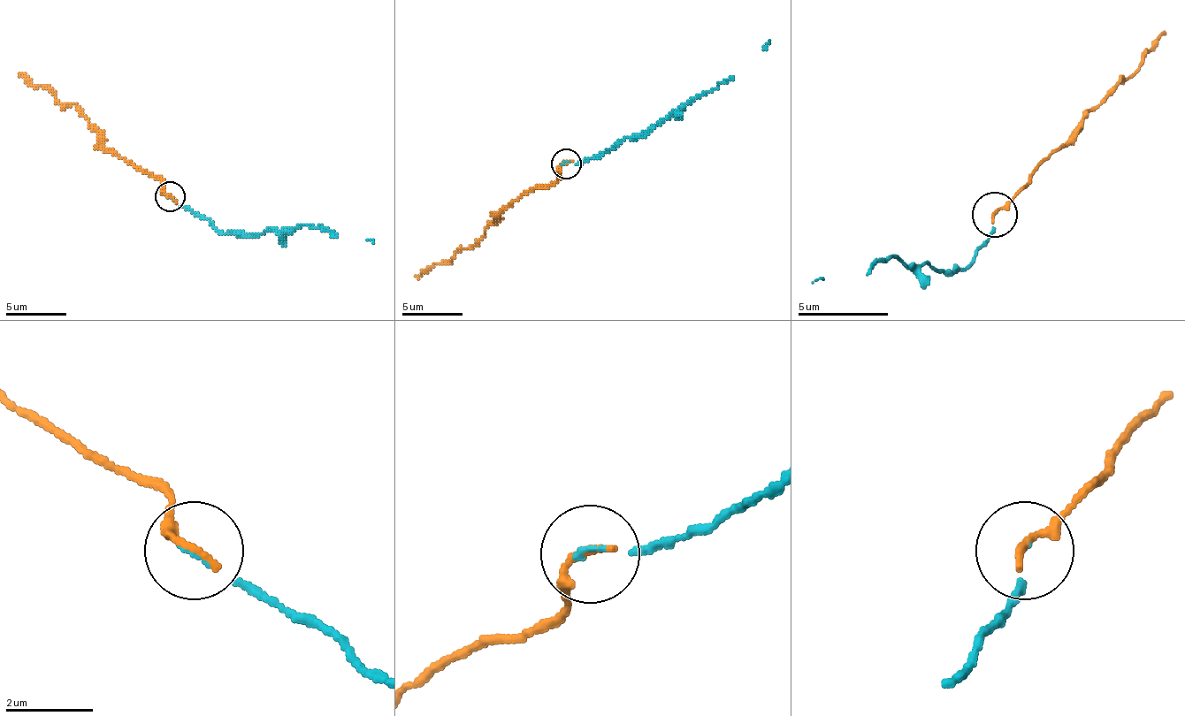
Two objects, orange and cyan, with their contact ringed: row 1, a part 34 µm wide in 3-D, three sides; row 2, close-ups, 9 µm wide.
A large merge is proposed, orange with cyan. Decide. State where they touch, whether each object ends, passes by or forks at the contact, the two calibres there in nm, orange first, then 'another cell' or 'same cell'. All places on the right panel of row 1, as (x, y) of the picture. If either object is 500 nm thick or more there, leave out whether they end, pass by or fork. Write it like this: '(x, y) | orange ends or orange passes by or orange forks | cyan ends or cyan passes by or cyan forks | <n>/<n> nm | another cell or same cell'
(995, 215) | orange ends | cyan ends | 200/80 nm | same cell

